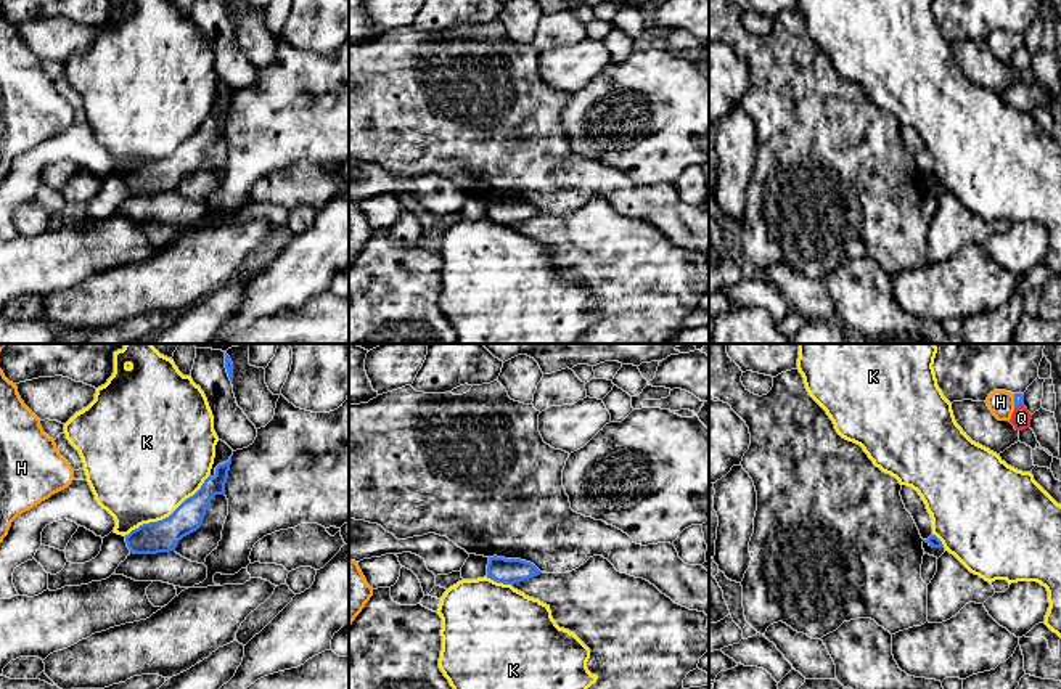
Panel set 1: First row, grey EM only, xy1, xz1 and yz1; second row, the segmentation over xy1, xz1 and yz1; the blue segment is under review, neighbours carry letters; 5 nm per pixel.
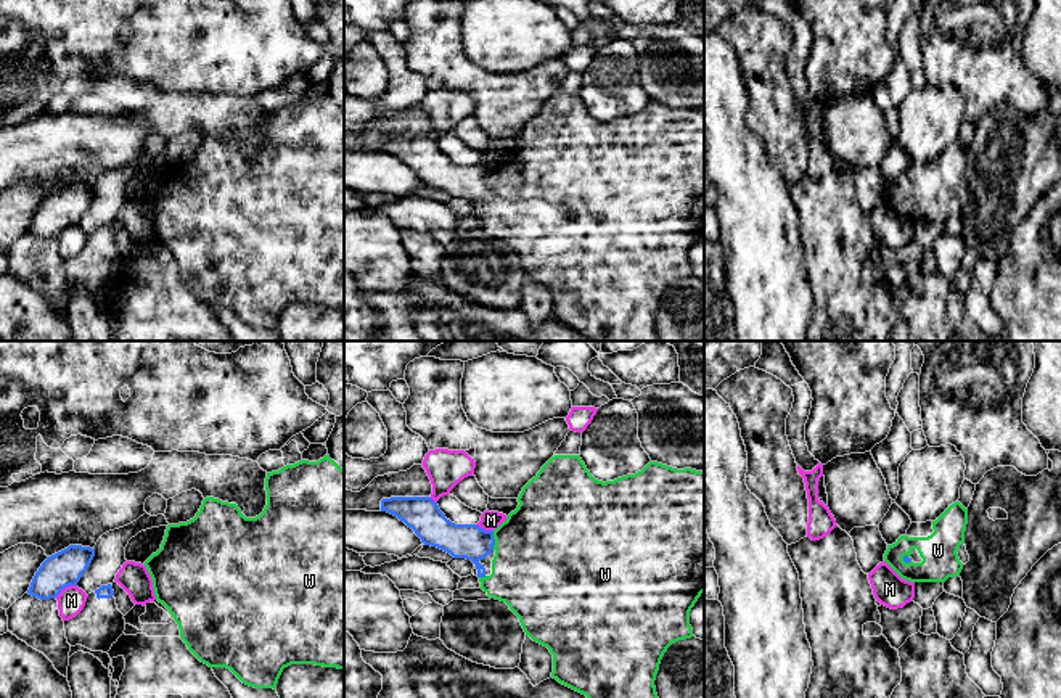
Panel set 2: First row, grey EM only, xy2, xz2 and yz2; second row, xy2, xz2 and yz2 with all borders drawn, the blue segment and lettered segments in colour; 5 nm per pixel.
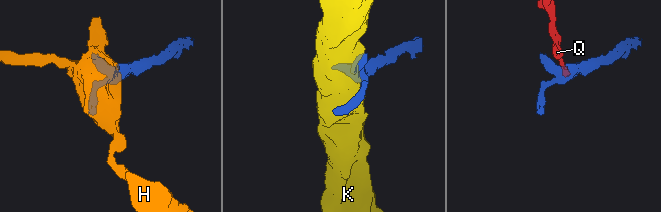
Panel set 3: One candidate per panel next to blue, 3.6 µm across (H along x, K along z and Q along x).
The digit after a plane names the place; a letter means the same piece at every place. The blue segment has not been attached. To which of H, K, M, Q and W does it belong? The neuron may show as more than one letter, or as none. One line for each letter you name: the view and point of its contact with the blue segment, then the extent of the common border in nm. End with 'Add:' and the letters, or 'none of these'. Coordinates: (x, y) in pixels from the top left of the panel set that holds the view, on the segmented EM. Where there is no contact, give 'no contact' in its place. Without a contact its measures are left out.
H: contact yz1 (1015, 400); length 70 nm
W: contact xz2 (494, 541); length 100 nm
Add: H, W

